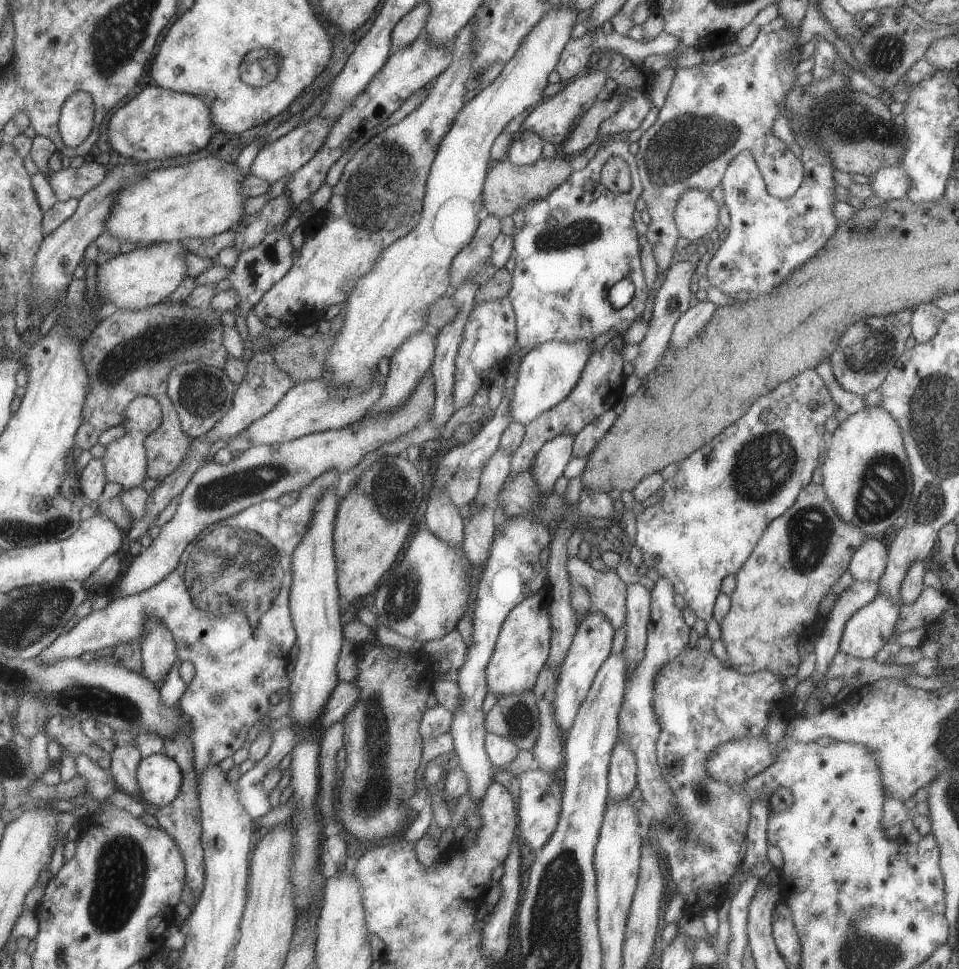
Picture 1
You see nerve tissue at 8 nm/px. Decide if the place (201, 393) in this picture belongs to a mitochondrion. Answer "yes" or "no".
yes

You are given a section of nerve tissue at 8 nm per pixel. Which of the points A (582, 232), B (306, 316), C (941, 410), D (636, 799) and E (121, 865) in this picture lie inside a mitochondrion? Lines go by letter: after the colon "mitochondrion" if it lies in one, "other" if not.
A: mitochondrion
B: other
C: mitochondrion
D: other
E: mitochondrion

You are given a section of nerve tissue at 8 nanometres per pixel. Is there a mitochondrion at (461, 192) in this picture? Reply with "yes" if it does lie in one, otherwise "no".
no

